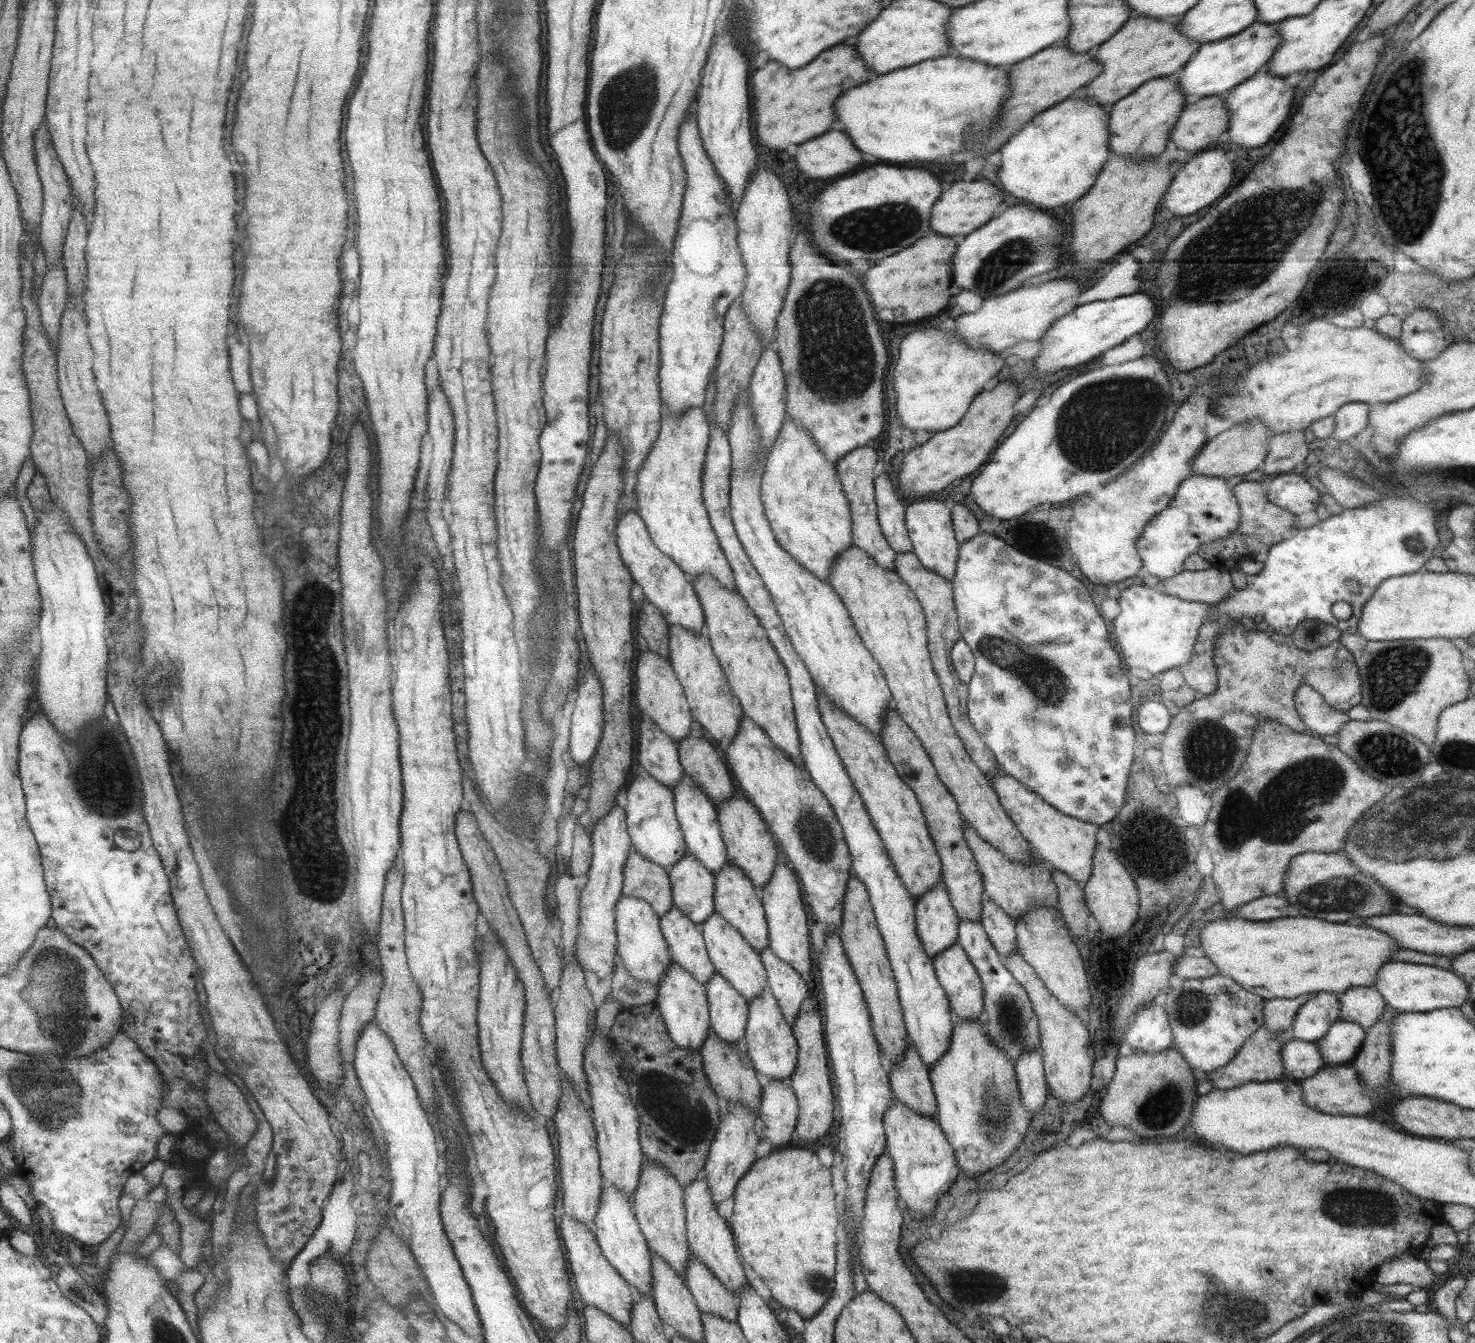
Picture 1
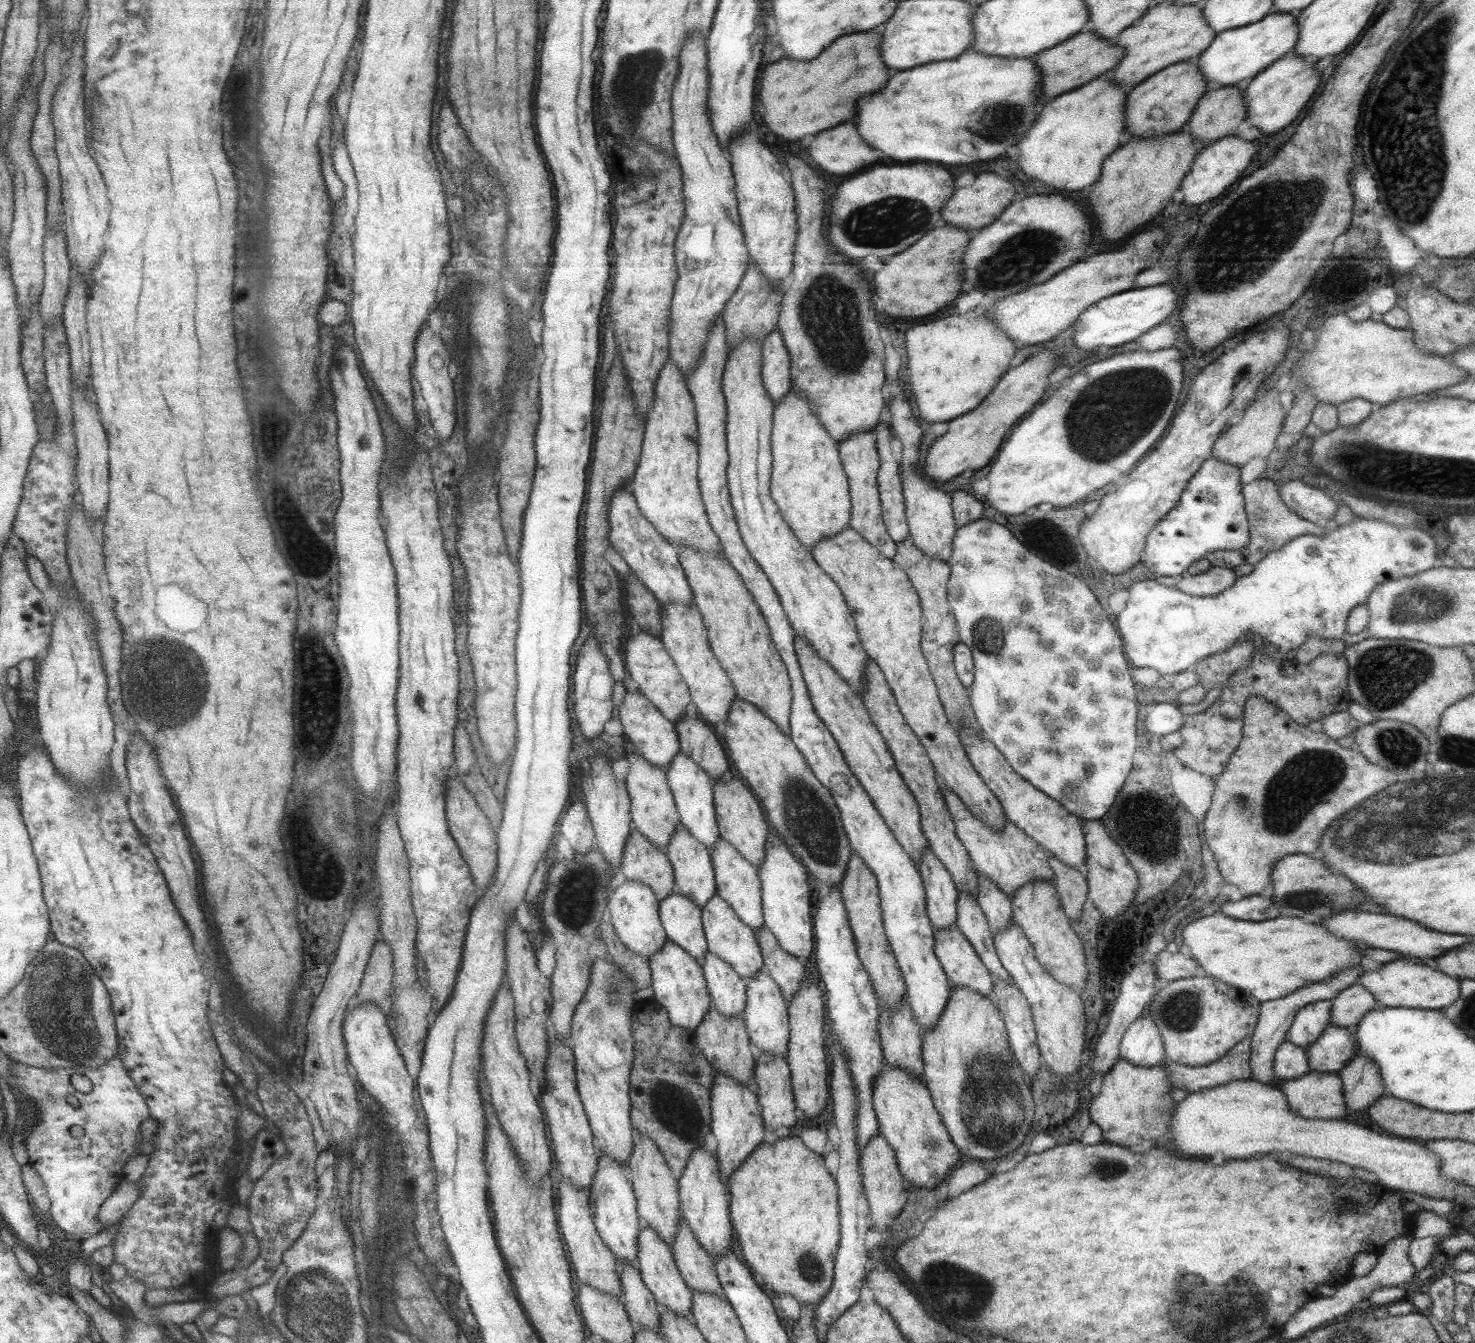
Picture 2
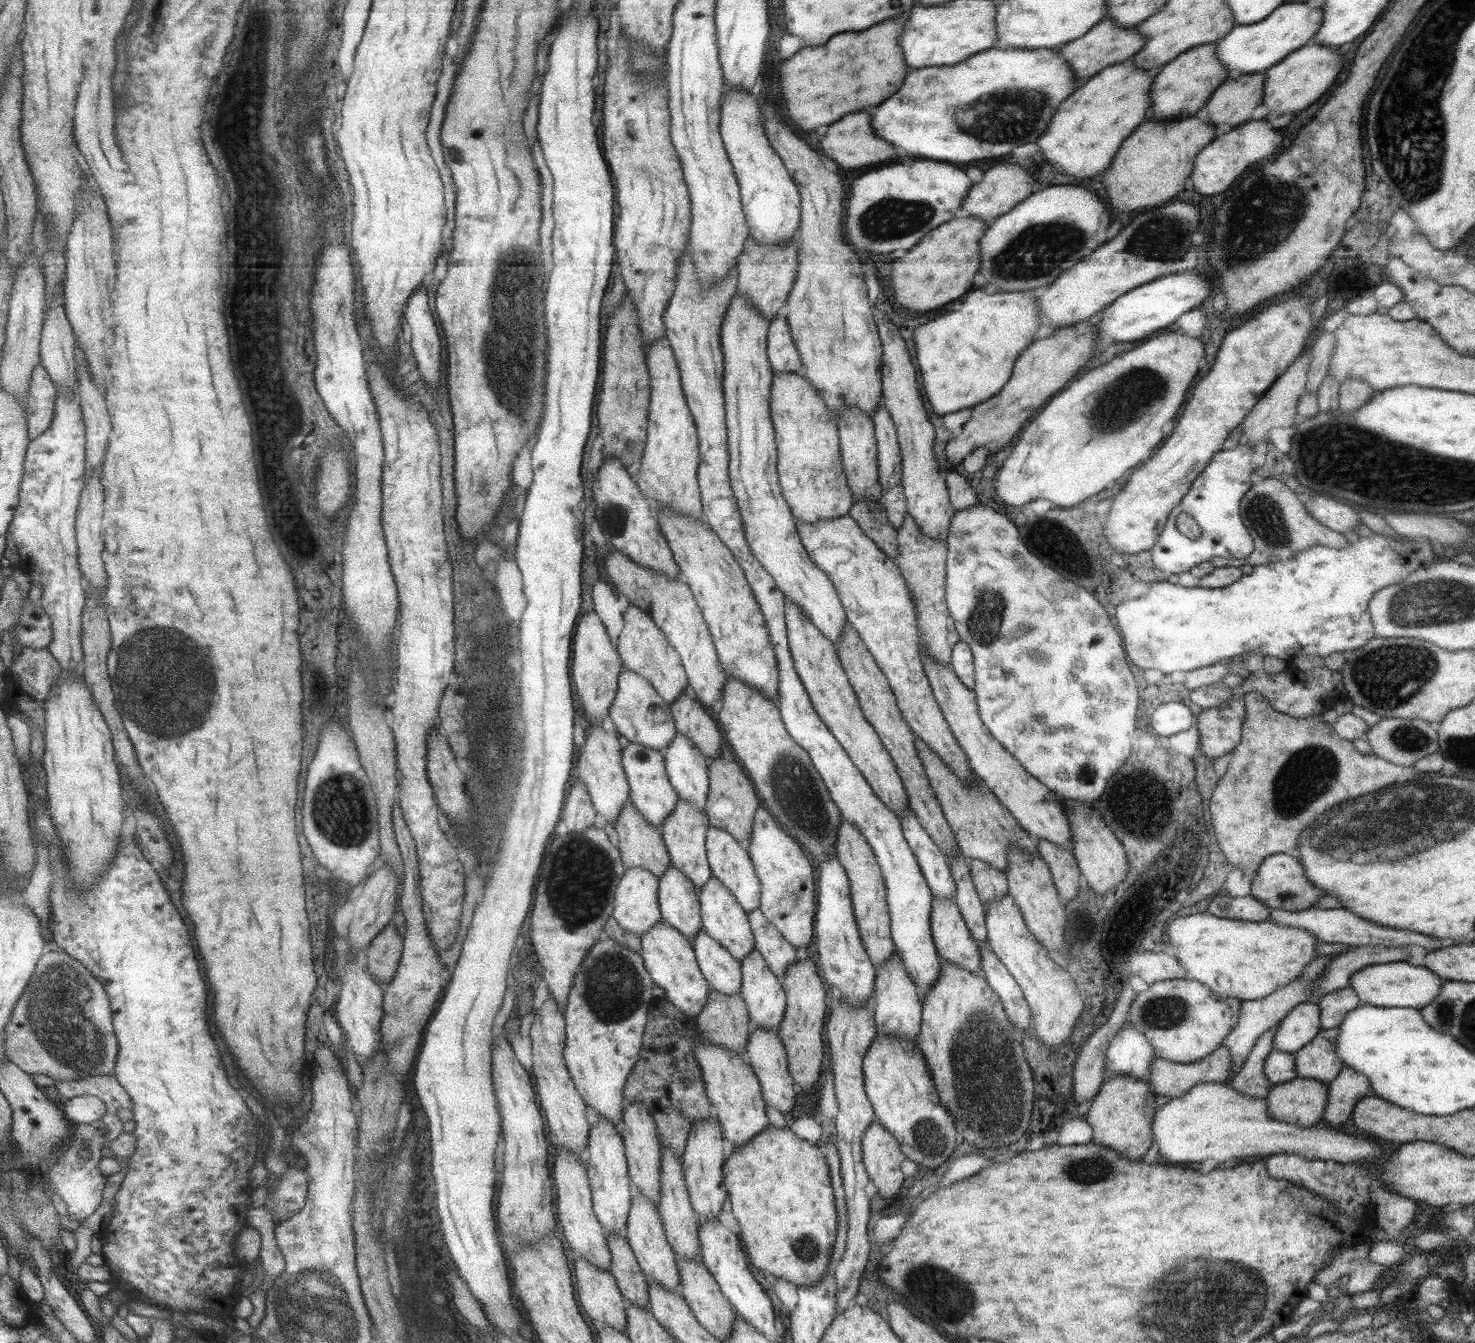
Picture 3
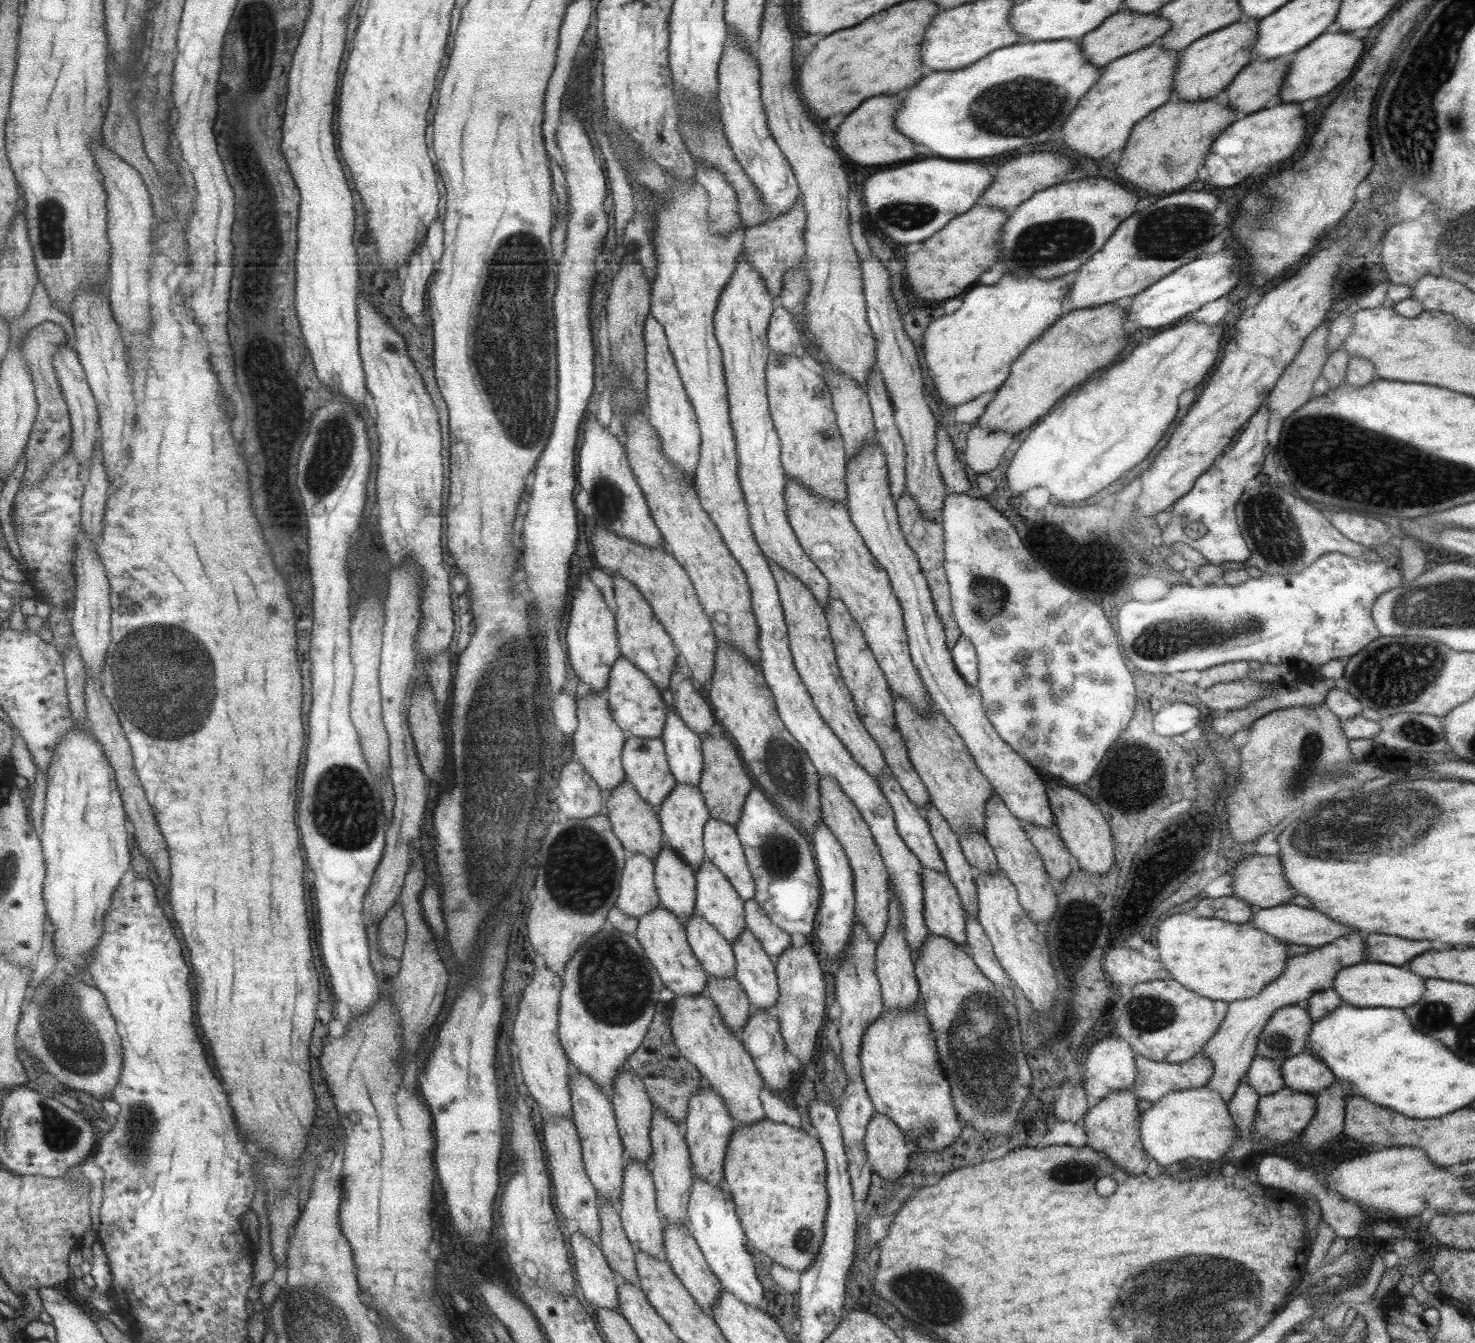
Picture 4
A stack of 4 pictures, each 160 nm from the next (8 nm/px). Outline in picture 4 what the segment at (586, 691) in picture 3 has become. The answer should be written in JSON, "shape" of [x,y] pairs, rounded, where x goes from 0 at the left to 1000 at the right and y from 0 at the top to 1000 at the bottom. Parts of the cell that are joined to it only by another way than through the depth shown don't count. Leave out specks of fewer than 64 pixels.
{"shape":[[[391,427],[390,438],[387,441],[386,463],[383,469],[385,491],[393,506],[398,509],[401,515],[408,517],[410,516],[414,494],[420,488],[418,462],[407,444],[407,438],[398,427]]]}

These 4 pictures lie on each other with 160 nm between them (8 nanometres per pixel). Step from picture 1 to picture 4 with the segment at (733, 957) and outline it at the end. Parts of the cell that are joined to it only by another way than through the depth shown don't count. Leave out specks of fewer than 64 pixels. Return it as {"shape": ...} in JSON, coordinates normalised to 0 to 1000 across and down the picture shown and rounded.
{"shape":[[[477,640],[471,647],[471,657],[471,680],[474,681],[479,687],[488,694],[488,696],[496,702],[503,692],[505,692],[504,671],[500,668],[496,657],[481,640]]]}

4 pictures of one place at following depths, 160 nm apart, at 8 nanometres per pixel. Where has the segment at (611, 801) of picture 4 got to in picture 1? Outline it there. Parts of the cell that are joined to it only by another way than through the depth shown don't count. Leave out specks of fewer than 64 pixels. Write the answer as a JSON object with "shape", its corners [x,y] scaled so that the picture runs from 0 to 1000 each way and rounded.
{"shape":[[[428,632],[422,649],[421,666],[435,669],[441,674],[446,684],[457,675],[452,646],[442,643]]]}

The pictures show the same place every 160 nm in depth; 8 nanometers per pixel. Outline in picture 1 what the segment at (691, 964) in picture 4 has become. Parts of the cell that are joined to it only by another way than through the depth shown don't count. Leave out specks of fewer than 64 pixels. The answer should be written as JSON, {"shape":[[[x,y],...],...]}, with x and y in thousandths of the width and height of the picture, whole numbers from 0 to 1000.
{"shape":[[[454,717],[448,724],[445,736],[444,747],[451,762],[454,774],[462,781],[473,782],[482,767],[480,759],[480,746],[479,735],[475,730],[471,730],[461,718]]]}

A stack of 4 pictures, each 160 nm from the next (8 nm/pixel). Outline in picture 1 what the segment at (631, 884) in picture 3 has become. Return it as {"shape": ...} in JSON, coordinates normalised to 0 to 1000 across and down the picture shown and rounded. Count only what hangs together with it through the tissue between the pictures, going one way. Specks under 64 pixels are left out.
{"shape":[[[421,666],[416,677],[418,712],[429,728],[442,731],[445,736],[448,724],[456,716],[452,700],[447,693],[446,683],[439,672],[430,667]]]}

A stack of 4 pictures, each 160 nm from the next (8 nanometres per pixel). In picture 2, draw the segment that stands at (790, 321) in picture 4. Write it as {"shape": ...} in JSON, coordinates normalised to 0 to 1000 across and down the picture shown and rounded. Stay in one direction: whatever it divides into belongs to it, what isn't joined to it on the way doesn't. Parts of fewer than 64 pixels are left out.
{"shape":[[[527,246],[521,247],[516,255],[517,284],[525,301],[537,289],[535,263]]]}

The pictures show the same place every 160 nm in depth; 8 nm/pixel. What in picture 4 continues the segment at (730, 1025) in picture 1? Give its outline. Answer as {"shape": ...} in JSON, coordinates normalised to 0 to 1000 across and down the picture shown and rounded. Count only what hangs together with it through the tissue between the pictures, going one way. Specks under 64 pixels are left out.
{"shape":[[[471,679],[464,687],[464,693],[469,710],[479,726],[486,728],[498,727],[498,716],[496,702],[485,691]]]}

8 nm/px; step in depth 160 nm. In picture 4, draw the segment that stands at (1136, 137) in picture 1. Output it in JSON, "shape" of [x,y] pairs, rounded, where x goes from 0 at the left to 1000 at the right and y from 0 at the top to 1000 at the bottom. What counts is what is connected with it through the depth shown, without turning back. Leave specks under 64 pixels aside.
{"shape":[[[842,11],[839,16],[828,20],[803,36],[799,42],[795,59],[795,73],[811,75],[827,71],[837,56],[847,45],[852,28],[854,14]]]}

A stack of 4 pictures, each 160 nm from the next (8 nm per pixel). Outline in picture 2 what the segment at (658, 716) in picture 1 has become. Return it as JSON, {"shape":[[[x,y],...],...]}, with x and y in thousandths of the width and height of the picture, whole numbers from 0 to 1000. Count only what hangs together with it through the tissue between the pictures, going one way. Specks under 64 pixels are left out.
{"shape":[[[434,469],[431,474],[426,474],[422,481],[424,483],[421,487],[424,491],[424,497],[429,506],[428,511],[435,515],[435,517],[438,518],[452,536],[458,538],[462,534],[464,532],[464,526],[467,524],[468,517],[448,476]]]}

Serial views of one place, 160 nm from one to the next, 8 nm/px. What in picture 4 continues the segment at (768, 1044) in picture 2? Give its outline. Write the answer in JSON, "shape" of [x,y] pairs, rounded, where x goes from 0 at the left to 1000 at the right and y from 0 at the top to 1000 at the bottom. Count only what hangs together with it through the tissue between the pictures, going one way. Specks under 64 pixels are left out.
{"shape":[[[506,691],[501,695],[501,697],[496,702],[498,716],[498,727],[504,736],[507,743],[509,751],[524,752],[527,742],[527,734],[526,732],[526,724],[525,716],[519,710],[516,702],[508,694]]]}

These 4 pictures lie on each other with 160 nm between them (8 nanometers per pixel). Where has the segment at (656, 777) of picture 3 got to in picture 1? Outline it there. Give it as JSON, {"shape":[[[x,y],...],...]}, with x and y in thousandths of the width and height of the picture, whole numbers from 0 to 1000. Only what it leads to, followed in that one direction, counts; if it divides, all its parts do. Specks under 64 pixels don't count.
{"shape":[[[429,578],[425,585],[424,611],[428,631],[442,643],[454,648],[465,634],[464,622],[457,606],[457,593],[454,587],[441,578]]]}

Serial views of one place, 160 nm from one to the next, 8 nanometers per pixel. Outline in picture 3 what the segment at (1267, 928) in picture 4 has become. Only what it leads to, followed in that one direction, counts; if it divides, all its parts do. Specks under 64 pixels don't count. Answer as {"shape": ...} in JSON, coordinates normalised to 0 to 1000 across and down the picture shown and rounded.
{"shape":[[[884,676],[880,678],[874,677],[861,677],[860,686],[867,690],[875,690],[875,691],[882,691],[886,692],[894,701],[915,703],[917,705],[929,703],[935,704],[948,704],[948,703],[962,703],[966,704],[969,701],[967,697],[959,695],[959,694],[950,694],[950,692],[943,692],[943,691],[936,691],[932,690],[931,687],[923,685],[921,682],[917,679],[912,679],[911,676],[896,677],[896,676]]]}

